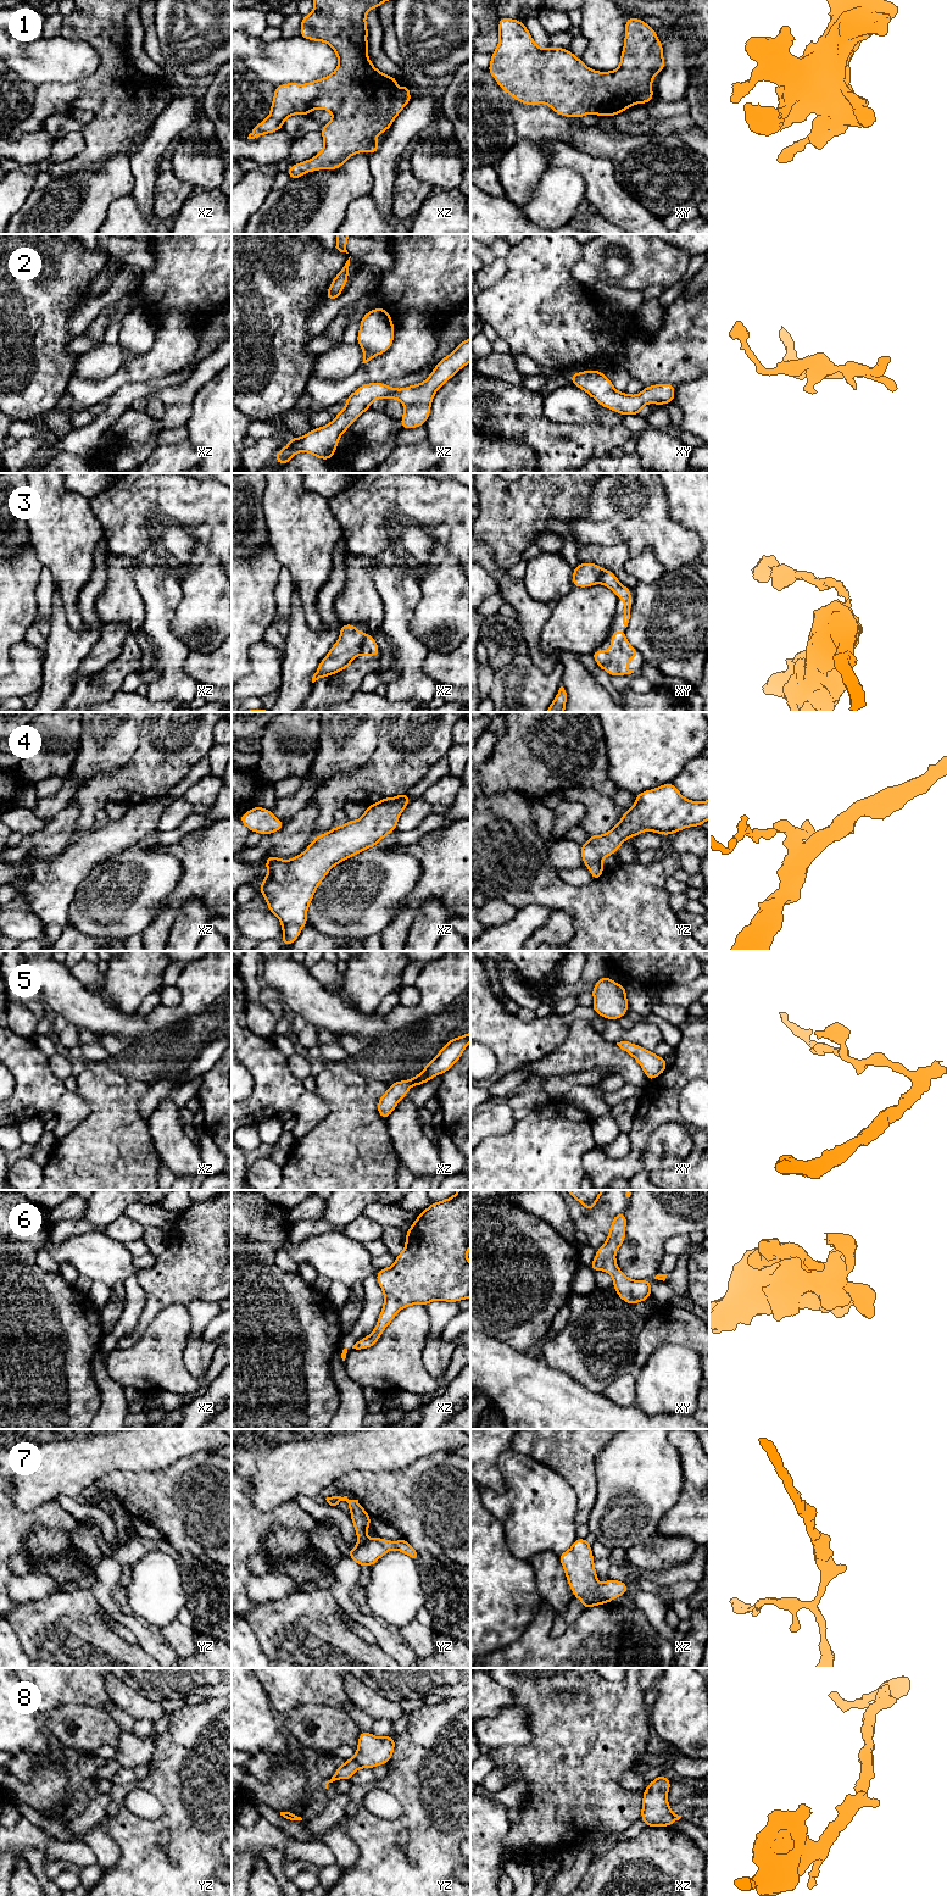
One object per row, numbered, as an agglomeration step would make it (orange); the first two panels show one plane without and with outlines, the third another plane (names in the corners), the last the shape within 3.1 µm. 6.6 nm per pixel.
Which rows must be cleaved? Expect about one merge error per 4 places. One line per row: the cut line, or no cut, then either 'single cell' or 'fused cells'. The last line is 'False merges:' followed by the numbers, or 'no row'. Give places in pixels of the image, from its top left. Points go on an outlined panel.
1: no cut | single cell
2: no cut | single cell
3: xz (367, 634), (360, 651) | fused cells
4: no cut | single cell
5: no cut | single cell
6: no cut | single cell
7: no cut | single cell
8: no cut | single cell
False merges: 3

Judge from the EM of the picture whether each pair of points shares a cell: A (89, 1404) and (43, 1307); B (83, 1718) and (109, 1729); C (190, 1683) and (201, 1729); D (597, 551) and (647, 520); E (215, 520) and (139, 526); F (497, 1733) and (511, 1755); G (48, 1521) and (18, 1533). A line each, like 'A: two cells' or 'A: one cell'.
A: one cell
B: one cell
C: two cells
D: two cells
E: one cell
F: two cells
G: one cell

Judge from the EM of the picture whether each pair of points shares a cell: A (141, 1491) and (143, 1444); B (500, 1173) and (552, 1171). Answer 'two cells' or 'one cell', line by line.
A: two cells
B: one cell

